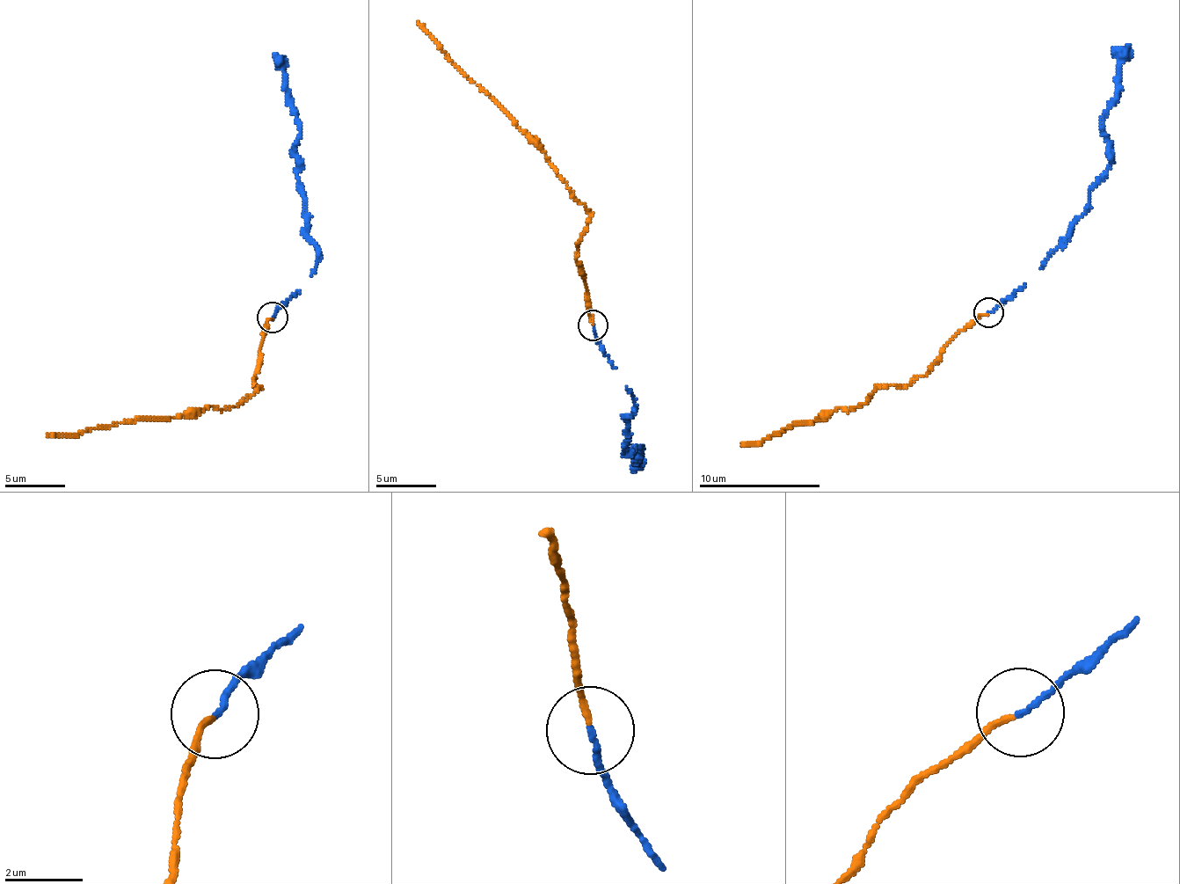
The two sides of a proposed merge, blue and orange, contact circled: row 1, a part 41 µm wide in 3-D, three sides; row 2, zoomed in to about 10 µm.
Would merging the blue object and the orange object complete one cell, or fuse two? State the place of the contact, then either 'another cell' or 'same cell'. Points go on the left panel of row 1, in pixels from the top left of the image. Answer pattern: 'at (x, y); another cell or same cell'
at (273, 317); same cell

